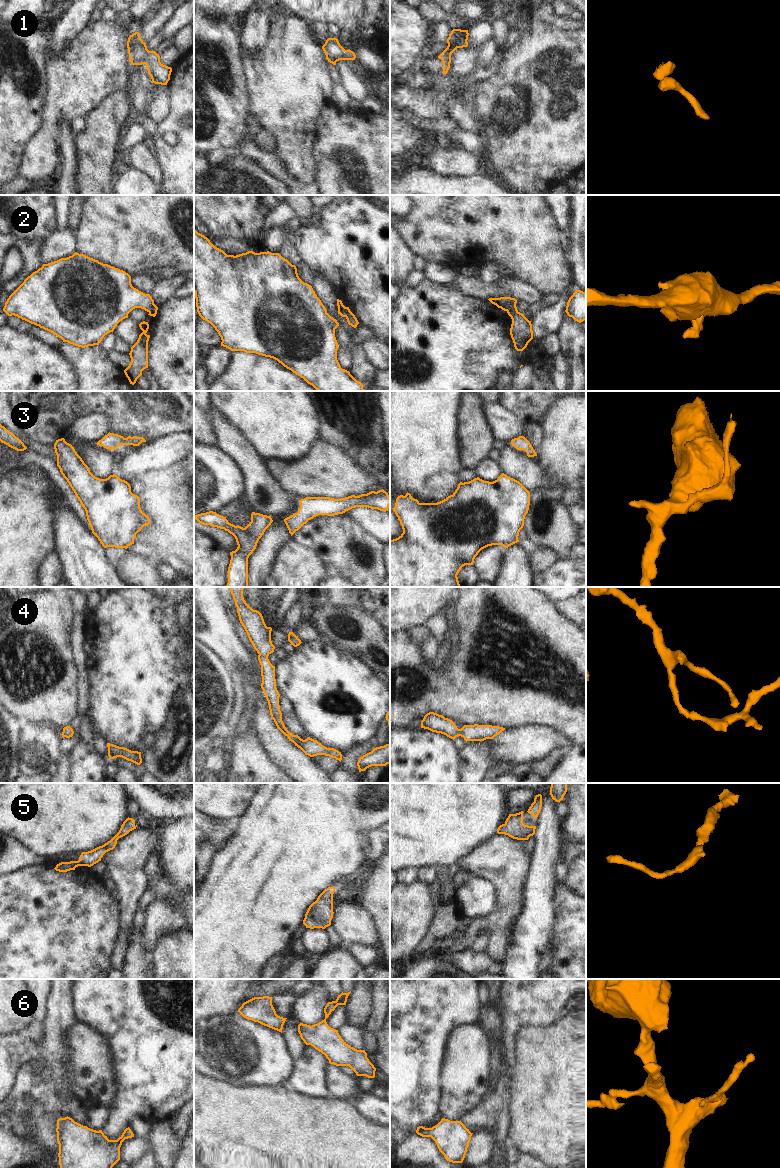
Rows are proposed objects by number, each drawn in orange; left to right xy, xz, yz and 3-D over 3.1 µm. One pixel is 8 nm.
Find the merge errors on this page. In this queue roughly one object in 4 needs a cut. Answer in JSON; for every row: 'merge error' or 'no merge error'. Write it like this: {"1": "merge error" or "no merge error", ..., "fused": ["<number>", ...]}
{"1": "no merge error", "2": "merge error", "3": "no merge error", "4": "no merge error", "5": "no merge error", "6": "no merge error", "fused": ["2"]}

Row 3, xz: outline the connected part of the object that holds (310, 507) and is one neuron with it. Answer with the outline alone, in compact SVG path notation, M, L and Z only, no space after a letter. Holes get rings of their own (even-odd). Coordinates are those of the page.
M384 490L371 491L359 496L351 495L341 499L330 497L306 497L300 500L298 512L285 518L284 522L291 536L309 520L318 515L334 516L355 507L368 507L388 511L390 497Z

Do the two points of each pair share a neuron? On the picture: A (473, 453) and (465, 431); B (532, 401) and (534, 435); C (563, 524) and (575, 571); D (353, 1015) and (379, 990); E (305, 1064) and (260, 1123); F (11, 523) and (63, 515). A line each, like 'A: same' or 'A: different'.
A: same
B: same
C: different
D: different
E: different
F: different

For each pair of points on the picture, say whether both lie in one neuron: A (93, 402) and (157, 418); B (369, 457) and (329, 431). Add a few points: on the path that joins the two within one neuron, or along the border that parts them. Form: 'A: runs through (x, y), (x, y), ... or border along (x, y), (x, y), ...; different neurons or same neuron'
A: runs through (109, 406), (127, 407), (134, 413), (141, 413); same neuron
B: runs through (359, 447), (339, 431); same neuron

